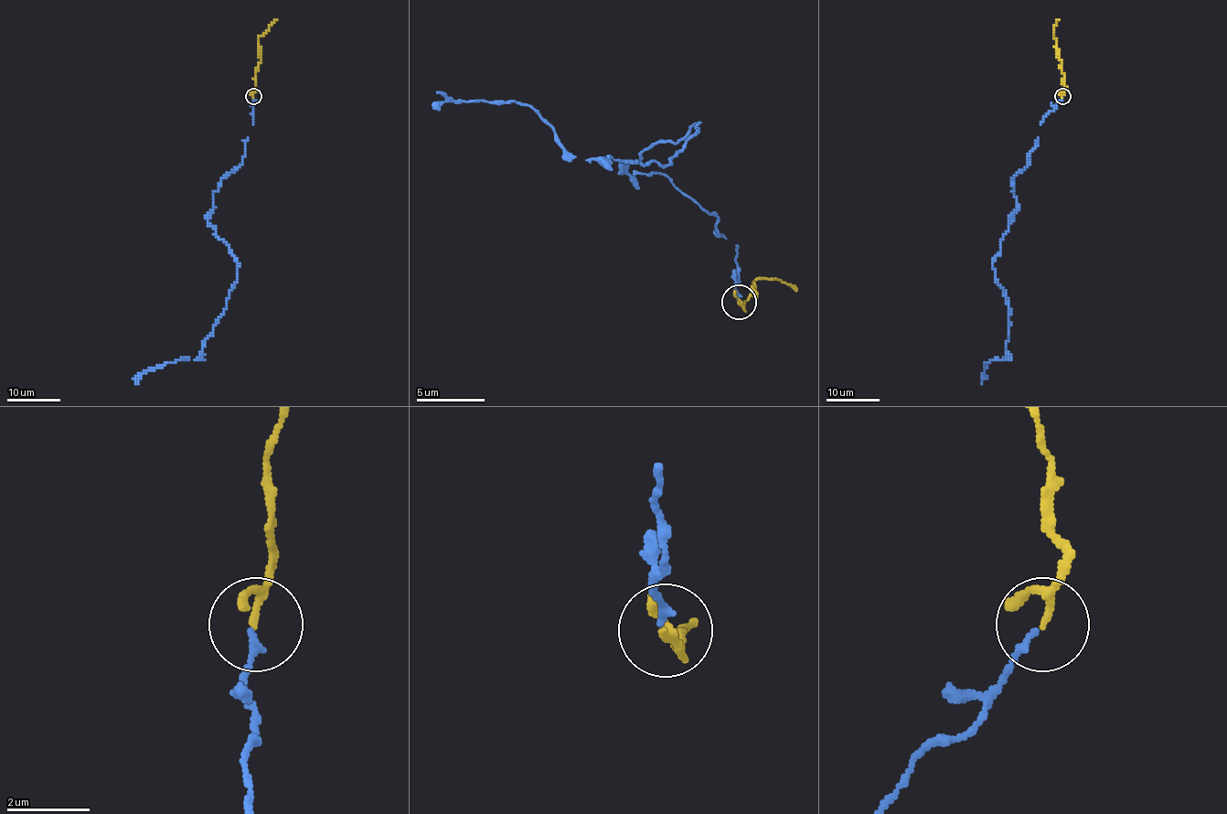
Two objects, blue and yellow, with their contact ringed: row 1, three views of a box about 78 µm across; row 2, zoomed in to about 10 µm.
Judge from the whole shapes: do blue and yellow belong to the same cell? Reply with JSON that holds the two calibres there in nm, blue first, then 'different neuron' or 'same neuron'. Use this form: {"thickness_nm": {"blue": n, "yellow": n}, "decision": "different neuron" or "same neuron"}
{"thickness_nm": {"blue": 140, "yellow": 130}, "decision": "same neuron"}

